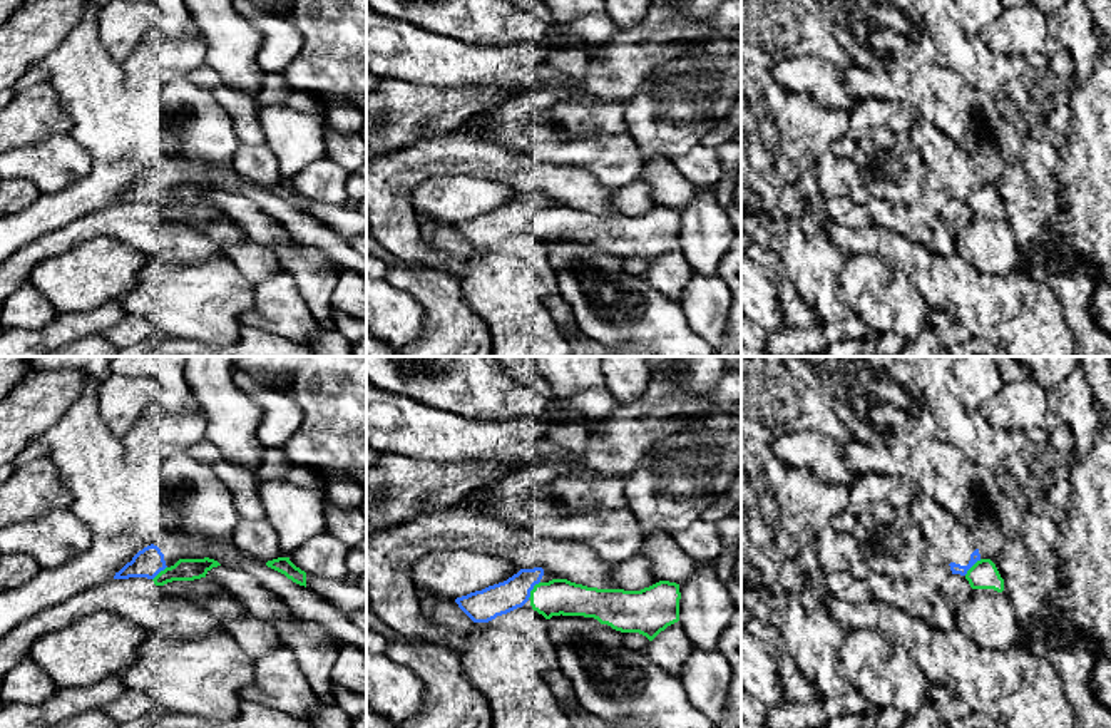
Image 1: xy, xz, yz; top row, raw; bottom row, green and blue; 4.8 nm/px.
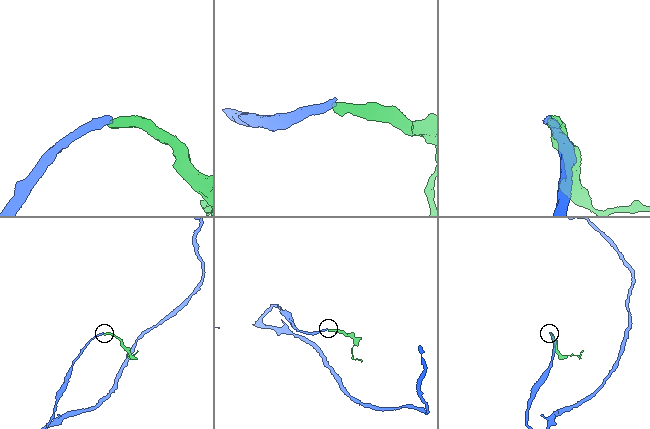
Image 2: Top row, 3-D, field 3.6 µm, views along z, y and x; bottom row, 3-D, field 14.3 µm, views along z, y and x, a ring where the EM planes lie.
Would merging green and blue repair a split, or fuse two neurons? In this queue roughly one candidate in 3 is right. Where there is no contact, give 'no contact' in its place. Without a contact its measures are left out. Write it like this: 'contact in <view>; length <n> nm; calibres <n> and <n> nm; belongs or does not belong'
contact in xz; length 110 nm; calibres 180 and 150 nm; belongs

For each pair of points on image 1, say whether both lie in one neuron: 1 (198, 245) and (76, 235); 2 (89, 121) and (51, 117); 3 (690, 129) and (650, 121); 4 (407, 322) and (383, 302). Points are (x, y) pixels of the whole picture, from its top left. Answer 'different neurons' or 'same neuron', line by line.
1: same neuron
2: different neurons
3: same neuron
4: same neuron

